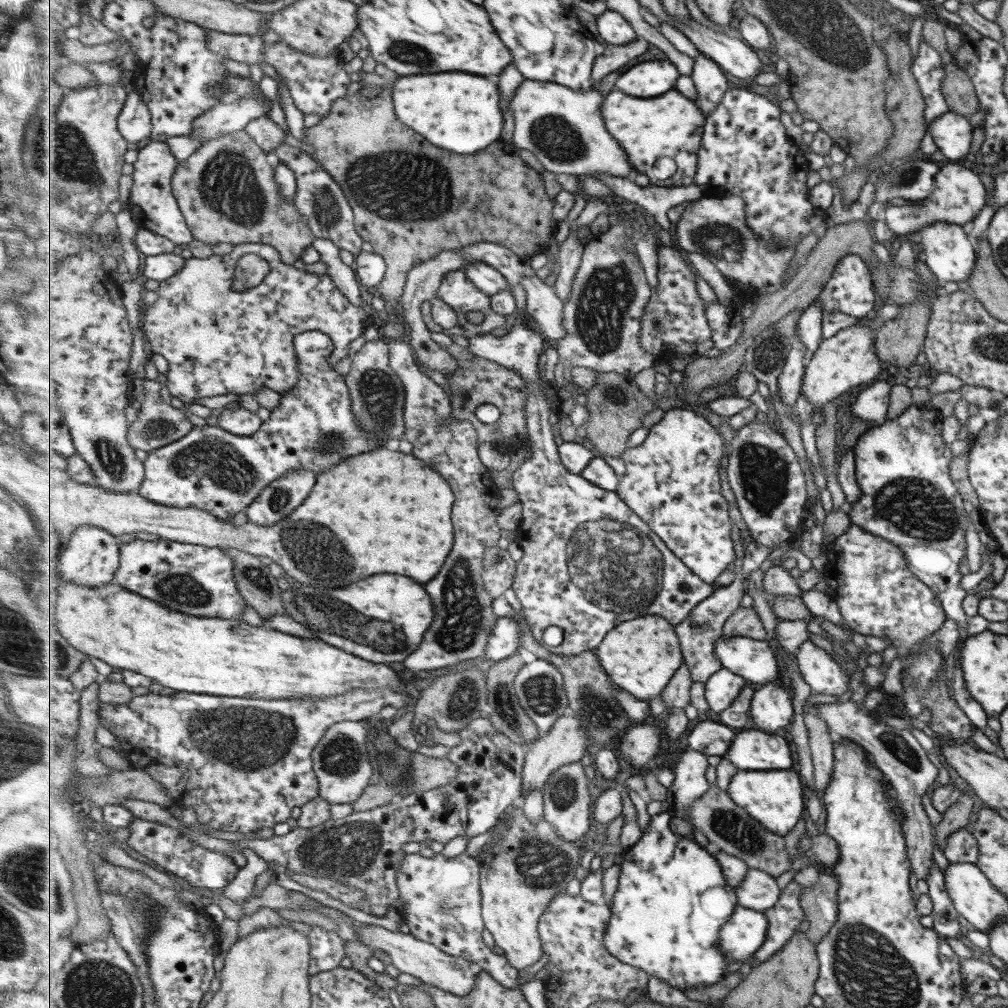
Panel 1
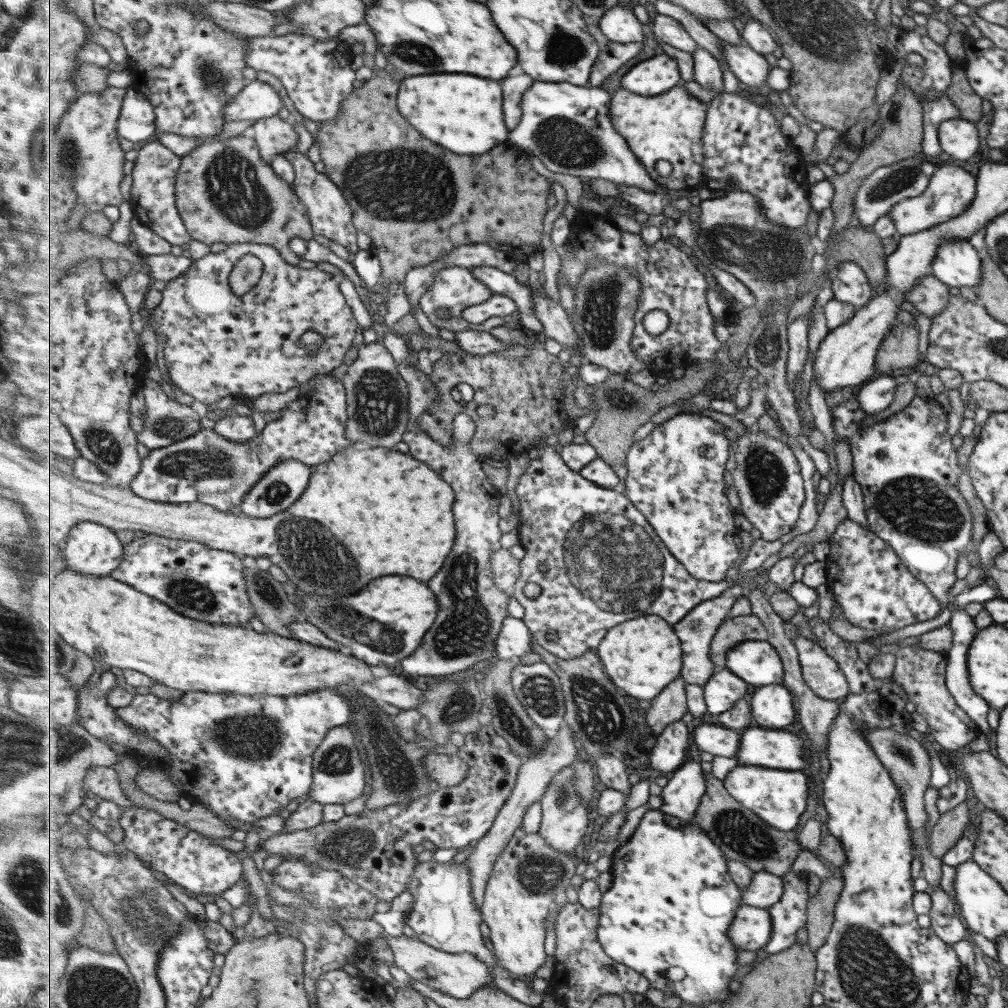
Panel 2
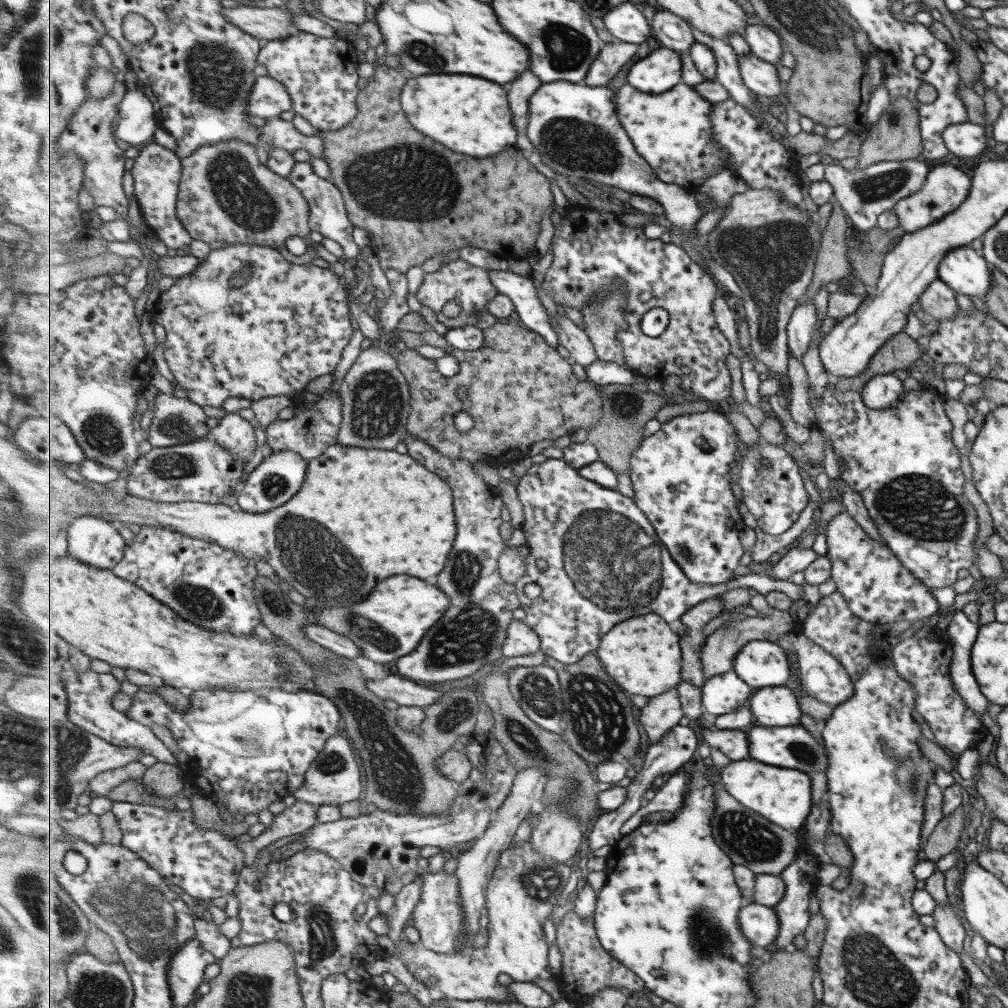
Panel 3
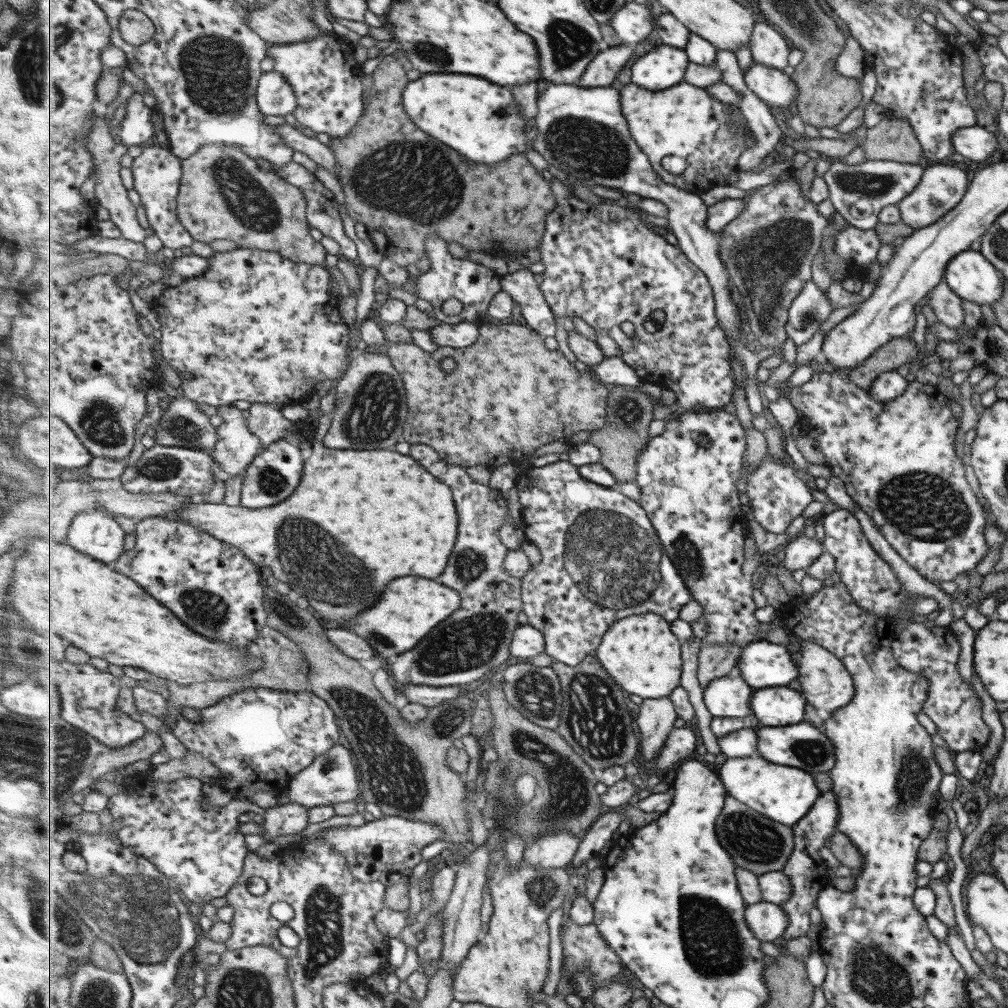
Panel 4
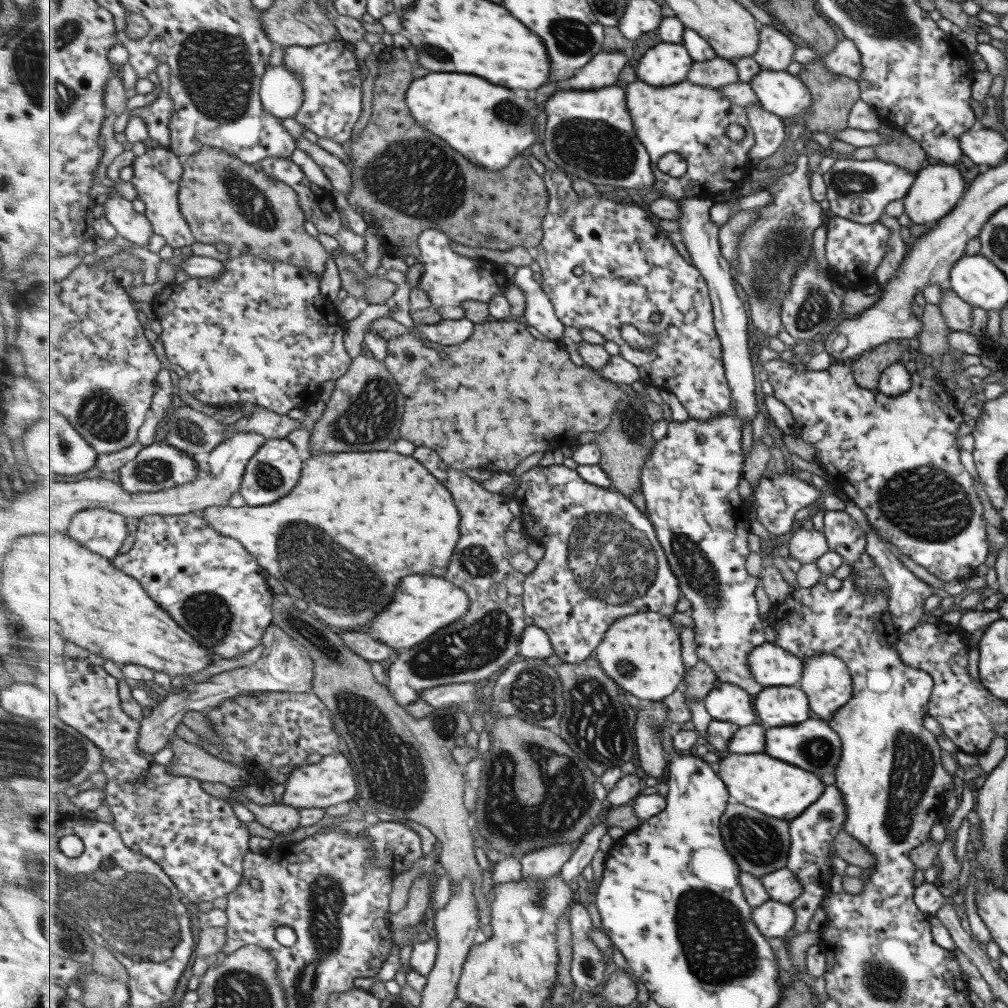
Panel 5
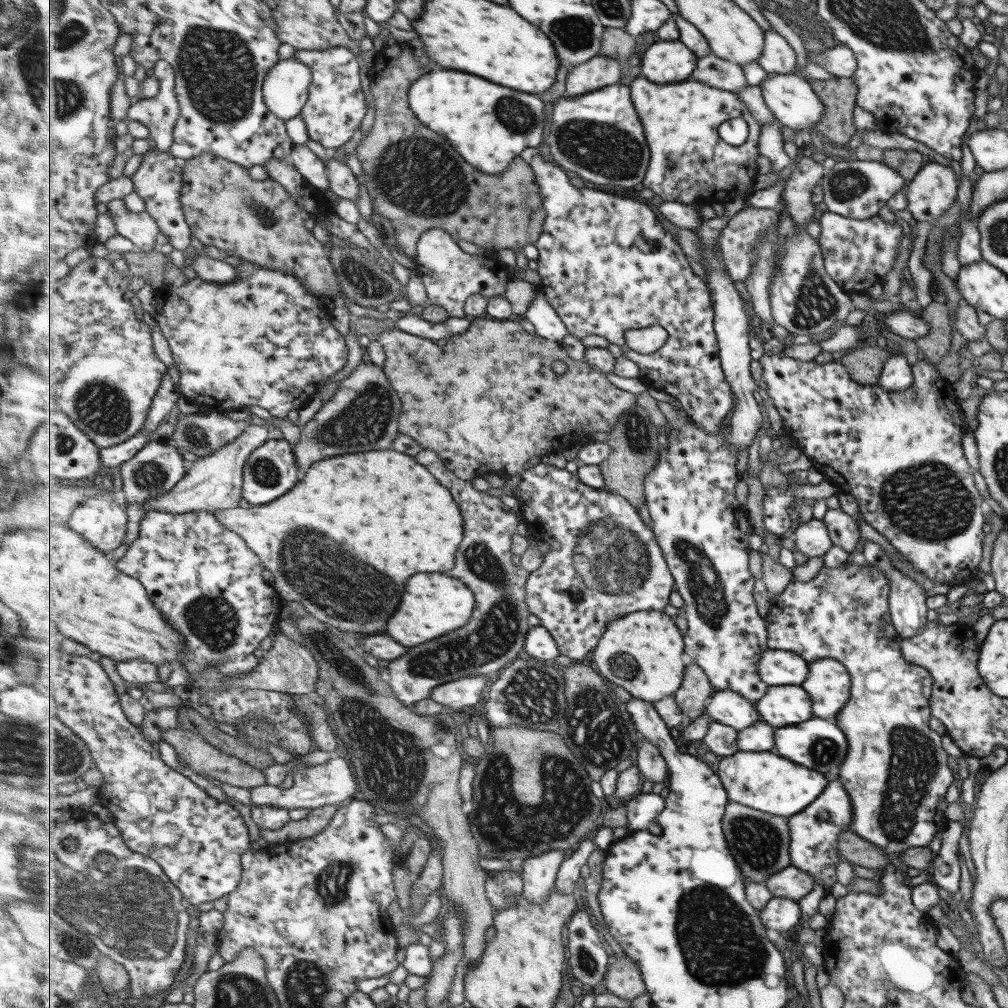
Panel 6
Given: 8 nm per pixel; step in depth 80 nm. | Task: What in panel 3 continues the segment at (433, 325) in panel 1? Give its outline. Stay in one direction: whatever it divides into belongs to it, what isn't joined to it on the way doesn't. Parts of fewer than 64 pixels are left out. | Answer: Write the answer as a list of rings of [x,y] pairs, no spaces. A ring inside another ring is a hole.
[[[459,258],[453,262],[444,262],[439,270],[432,274],[426,274],[425,282],[419,289],[417,299],[425,306],[432,308],[436,320],[448,329],[476,326],[485,330],[498,323],[499,317],[486,312],[486,304],[491,302],[498,293],[497,287],[491,280],[491,272],[471,265]],[[451,300],[456,301],[460,306],[460,313],[454,318],[449,318],[443,314],[445,304],[451,302]]]

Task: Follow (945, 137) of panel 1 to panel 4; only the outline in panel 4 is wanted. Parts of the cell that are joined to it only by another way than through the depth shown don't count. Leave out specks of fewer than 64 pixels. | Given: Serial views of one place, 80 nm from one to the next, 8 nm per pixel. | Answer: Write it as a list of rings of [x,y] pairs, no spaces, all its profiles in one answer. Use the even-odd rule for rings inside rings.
[[[978,125],[958,128],[950,139],[954,152],[973,162],[985,162],[993,154],[997,145],[996,133],[988,132]]]

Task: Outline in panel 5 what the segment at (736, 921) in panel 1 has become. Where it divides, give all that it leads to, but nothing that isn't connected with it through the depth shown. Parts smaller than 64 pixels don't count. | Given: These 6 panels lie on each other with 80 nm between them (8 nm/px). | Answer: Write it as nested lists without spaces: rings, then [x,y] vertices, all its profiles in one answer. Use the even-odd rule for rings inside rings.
[[[769,899],[753,909],[754,921],[767,938],[787,939],[790,936],[798,917],[790,903]]]

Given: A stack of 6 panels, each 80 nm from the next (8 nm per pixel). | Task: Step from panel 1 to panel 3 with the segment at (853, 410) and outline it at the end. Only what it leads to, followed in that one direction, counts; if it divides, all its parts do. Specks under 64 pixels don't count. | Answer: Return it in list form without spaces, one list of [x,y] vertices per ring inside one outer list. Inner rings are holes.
[[[892,373],[871,377],[861,390],[862,402],[867,407],[886,410],[894,404],[902,391],[902,382]]]

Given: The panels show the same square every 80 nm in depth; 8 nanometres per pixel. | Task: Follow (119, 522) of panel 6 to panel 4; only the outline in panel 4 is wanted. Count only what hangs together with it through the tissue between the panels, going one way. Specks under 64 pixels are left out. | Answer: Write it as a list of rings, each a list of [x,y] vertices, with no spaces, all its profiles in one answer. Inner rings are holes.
[[[103,511],[79,513],[68,531],[67,541],[83,554],[110,566],[125,553],[125,530]]]

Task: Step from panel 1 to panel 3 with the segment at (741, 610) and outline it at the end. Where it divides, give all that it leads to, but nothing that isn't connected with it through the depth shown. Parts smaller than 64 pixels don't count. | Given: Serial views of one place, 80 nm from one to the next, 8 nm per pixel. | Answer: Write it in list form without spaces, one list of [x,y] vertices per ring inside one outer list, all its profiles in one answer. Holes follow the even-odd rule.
[[[774,610],[769,617],[749,617],[745,621],[739,621],[732,627],[719,627],[713,631],[706,640],[702,650],[703,668],[707,680],[734,670],[734,662],[742,651],[742,648],[751,641],[773,641],[779,637],[790,634],[795,630],[791,614]]]

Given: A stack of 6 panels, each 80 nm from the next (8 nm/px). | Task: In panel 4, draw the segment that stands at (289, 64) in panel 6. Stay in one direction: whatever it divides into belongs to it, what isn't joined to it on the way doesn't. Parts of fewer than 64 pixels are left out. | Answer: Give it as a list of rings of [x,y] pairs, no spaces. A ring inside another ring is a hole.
[[[275,70],[261,74],[255,96],[259,110],[267,116],[293,114],[298,105],[291,83]]]

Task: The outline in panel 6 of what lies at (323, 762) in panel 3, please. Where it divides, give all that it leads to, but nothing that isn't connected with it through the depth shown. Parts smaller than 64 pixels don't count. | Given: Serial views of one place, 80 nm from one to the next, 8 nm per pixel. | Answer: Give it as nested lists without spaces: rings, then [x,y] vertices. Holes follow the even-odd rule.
[[[334,755],[326,763],[303,767],[293,774],[293,786],[288,789],[281,789],[277,786],[264,784],[249,788],[251,802],[257,806],[274,806],[289,811],[293,808],[321,808],[329,805],[342,805],[343,800],[349,800],[351,796],[357,796],[356,774],[345,758],[338,758]]]

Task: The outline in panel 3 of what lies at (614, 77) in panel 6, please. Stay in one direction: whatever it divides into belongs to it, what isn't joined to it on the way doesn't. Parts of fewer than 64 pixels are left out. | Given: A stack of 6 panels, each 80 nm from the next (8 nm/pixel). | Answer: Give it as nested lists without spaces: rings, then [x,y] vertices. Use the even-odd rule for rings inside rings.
[[[628,42],[606,43],[599,56],[593,61],[586,80],[583,82],[589,86],[605,86],[607,80],[611,80],[621,68],[637,54],[639,45]]]

